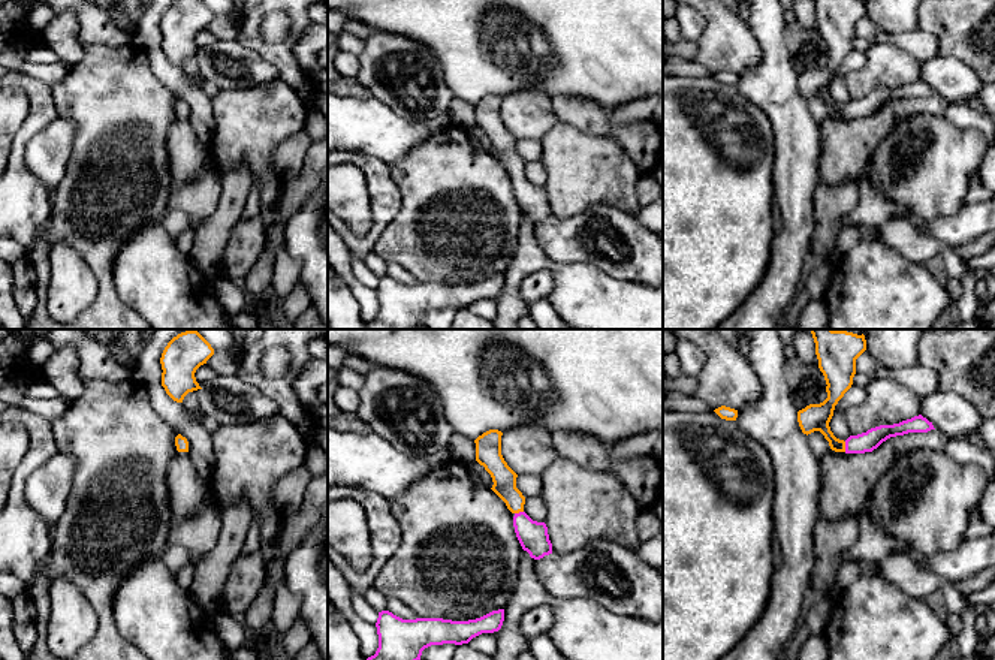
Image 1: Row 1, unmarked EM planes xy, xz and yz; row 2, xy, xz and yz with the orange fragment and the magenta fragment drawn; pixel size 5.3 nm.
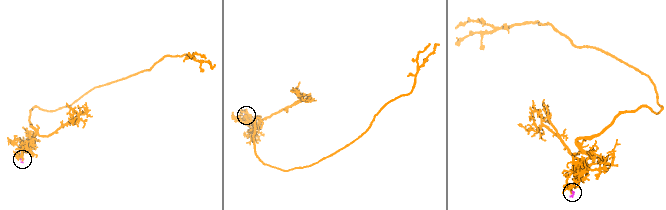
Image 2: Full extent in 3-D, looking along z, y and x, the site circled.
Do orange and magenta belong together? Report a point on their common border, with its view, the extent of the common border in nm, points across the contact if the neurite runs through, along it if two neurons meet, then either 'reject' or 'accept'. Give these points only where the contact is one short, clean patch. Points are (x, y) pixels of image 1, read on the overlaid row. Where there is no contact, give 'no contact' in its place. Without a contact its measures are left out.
contact yz (844, 446); length 60 nm; way yz (813, 418), (844, 446), (867, 442); accept

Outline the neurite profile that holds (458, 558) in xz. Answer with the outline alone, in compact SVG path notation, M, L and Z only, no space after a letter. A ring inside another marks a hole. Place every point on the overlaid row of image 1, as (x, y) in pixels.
M449 461L416 482L405 494L389 500L389 507L399 524L402 539L373 582L377 591L397 597L411 608L417 618L468 621L507 608L516 587L522 552L513 527L515 513L492 489L474 483L468 467Z

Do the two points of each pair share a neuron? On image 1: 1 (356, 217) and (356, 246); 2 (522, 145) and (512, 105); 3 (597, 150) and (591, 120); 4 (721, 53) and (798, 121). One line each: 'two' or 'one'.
1: two
2: two
3: two
4: two

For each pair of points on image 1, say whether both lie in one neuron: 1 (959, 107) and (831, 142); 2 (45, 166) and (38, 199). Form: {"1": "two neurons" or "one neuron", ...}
{"1": "two neurons", "2": "two neurons"}

